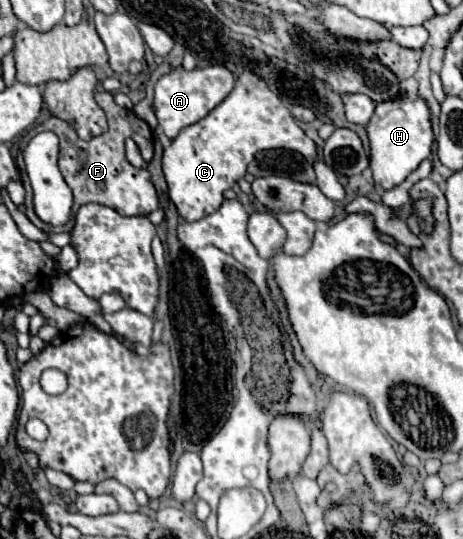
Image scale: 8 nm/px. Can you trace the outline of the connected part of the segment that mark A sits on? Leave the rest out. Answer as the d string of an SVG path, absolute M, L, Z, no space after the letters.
M206 66L202 70L184 70L174 68L170 74L162 76L154 86L154 114L158 118L160 130L166 134L168 140L174 140L178 132L190 124L196 124L210 110L214 110L234 88L234 76L226 66Z

